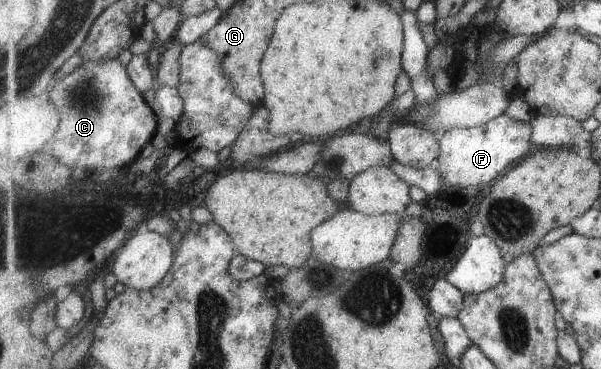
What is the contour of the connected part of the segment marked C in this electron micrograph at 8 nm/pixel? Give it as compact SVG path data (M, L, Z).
M118 58L110 59L103 64L97 64L95 61L81 63L71 74L53 84L48 98L60 109L62 119L54 137L44 145L43 152L48 158L60 161L72 169L80 167L102 171L132 163L136 155L140 155L144 145L148 141L151 142L158 131L157 112L144 101L142 92L138 91L138 87L130 79L127 67L124 67L124 63Z

